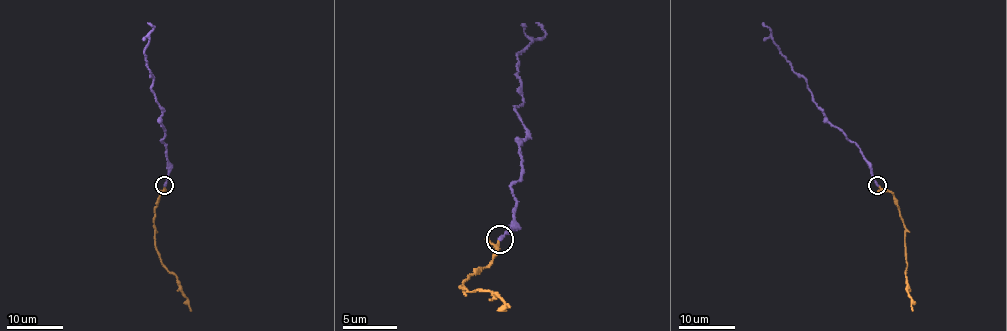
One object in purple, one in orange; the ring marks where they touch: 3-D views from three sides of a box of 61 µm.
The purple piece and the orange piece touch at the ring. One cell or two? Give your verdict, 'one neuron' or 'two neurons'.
one neuron

